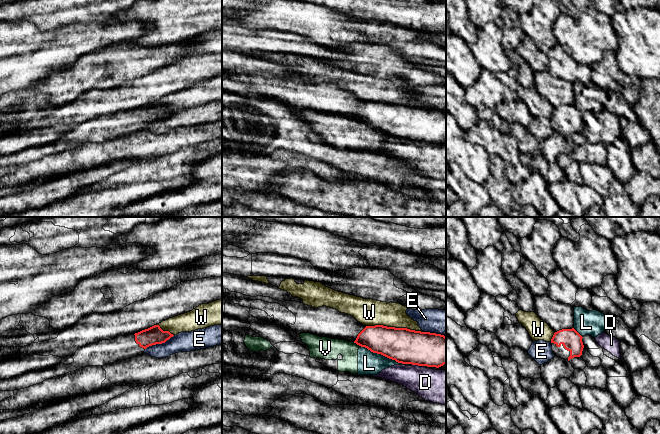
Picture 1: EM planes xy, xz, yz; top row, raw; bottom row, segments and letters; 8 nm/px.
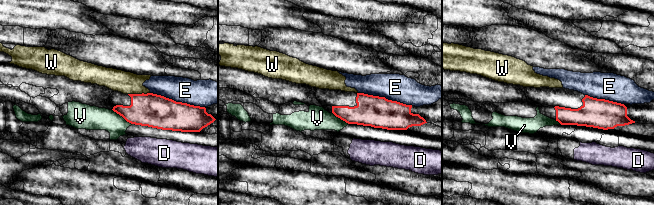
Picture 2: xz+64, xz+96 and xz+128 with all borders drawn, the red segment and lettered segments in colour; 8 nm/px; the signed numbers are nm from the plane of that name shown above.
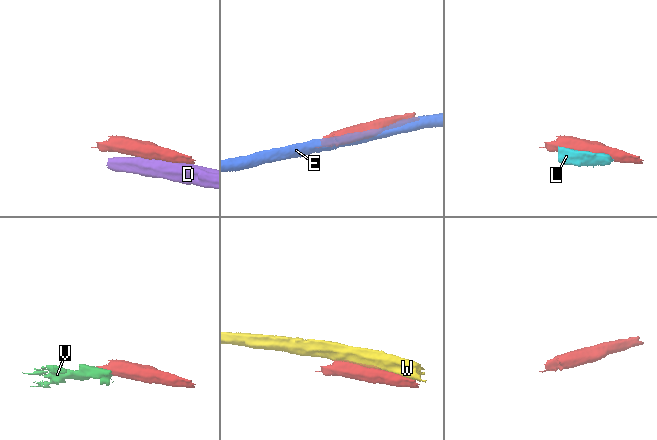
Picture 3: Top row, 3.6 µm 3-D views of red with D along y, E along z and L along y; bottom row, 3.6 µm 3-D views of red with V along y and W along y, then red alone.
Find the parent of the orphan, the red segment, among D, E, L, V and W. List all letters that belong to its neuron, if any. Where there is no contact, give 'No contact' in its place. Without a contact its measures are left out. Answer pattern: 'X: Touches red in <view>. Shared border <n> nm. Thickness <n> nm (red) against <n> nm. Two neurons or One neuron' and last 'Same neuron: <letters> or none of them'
D: Touches red in xz. Shared border 70 nm. Thickness 280 nm (red) against 280 nm. Two neurons
E: Touches red in xy. Shared border 260 nm. Thickness 150 nm (red) against 160 nm. Two neurons
L: Touches red in xz. Shared border 360 nm. Thickness 280 nm (red) against 190 nm. Two neurons
V: Touches red in xz. Shared border 80 nm. Thickness 240 nm (red) against 170 nm. Two neurons
W: Touches red in xz. Shared border 460 nm. Thickness 280 nm (red) against 220 nm. Two neurons
Same neuron: none of them

